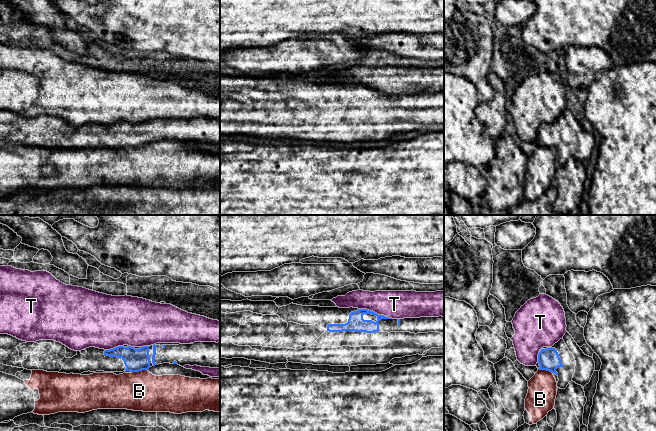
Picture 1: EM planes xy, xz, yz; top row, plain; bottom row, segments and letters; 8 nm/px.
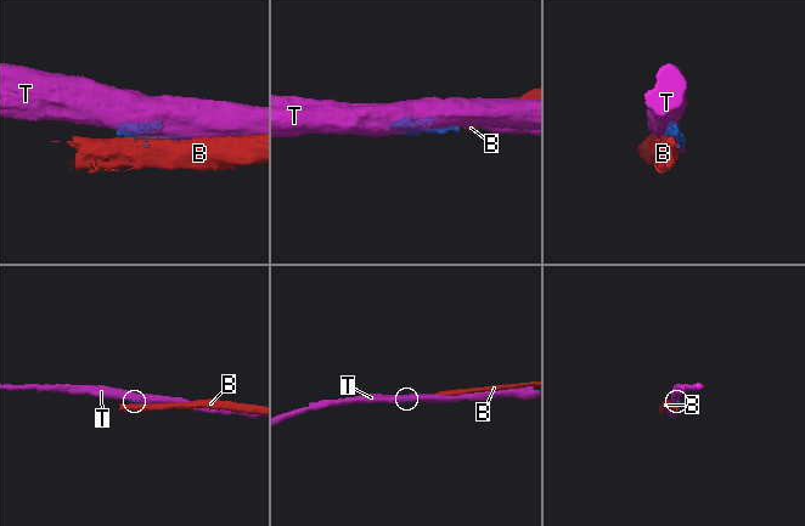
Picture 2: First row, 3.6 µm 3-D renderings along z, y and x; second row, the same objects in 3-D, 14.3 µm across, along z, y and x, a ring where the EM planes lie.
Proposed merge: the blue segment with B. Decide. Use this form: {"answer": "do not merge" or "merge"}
{"answer": "do not merge"}

